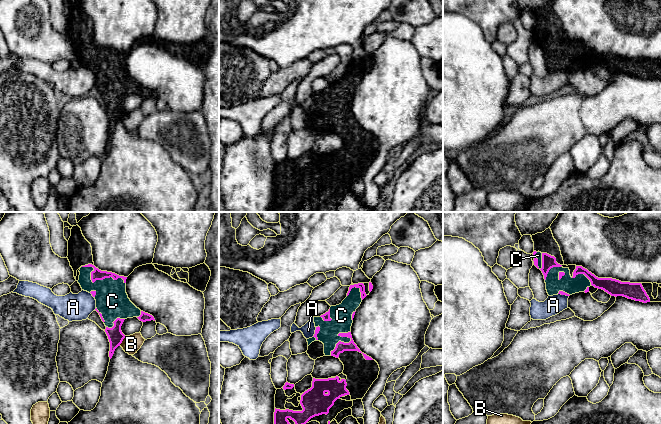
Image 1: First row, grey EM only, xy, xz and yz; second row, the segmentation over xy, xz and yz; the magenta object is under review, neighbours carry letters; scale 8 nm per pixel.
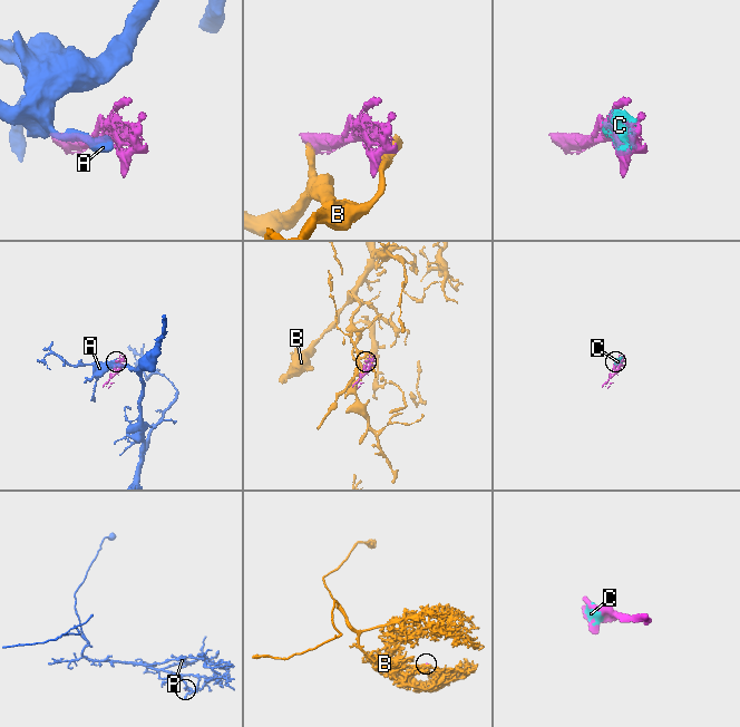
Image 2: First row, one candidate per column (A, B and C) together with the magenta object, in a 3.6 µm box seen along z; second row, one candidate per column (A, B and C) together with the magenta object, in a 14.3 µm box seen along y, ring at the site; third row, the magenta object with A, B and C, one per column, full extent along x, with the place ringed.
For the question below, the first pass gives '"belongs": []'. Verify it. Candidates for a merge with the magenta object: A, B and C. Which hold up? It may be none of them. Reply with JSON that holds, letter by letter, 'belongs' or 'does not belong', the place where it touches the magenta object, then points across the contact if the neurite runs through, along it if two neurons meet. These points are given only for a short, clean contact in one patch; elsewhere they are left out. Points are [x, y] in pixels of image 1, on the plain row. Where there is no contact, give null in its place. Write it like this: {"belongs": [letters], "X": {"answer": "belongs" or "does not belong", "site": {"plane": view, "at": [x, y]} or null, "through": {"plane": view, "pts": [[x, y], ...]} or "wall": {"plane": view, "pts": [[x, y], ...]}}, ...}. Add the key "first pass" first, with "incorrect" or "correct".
{"first pass": "incorrect", "belongs": ["C"], "A": {"answer": "does not belong", "site": {"plane": "yz", "at": [563, 70]}, "wall": {"plane": "yz", "pts": [[558, 69], [568, 72]]}}, "B": {"answer": "does not belong", "site": {"plane": "xy", "at": [122, 116]}, "wall": {"plane": "xy", "pts": [[125, 112], [119, 121]]}}, "C": {"answer": "belongs", "site": {"plane": "xy", "at": [97, 55]}}}

